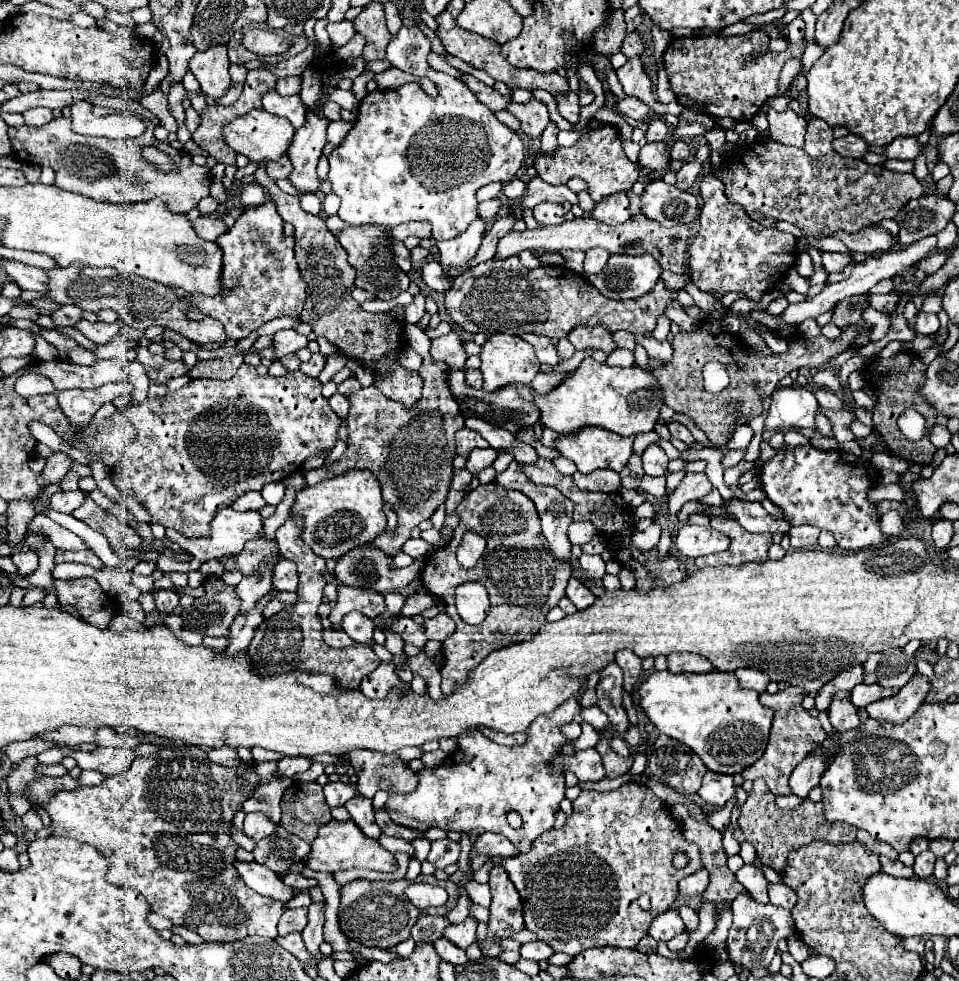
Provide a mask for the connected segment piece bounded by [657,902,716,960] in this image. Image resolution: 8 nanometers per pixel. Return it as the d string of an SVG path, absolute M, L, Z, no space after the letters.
M711 902L702 903L698 912L698 928L691 932L686 947L679 953L673 953L666 946L665 942L658 942L657 954L670 959L691 959L695 954L696 946L703 942L715 927L715 904Z

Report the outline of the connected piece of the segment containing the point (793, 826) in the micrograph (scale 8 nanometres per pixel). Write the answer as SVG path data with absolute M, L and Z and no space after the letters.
M754 780L754 788L742 806L742 814L738 818L740 828L746 834L746 840L756 848L758 858L762 864L770 866L776 872L782 872L786 868L786 856L790 850L798 850L814 840L824 840L830 844L840 842L854 842L856 840L856 828L844 822L828 822L824 818L822 802L810 802L808 798L794 810L782 810L774 802L774 794L766 786L764 780Z

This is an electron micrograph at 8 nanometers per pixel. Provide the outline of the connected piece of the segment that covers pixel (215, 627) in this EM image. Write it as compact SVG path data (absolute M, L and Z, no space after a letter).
M208 576L202 588L204 596L182 610L184 628L206 636L228 636L234 616L240 614L240 600L234 592L236 586L224 584L222 578Z

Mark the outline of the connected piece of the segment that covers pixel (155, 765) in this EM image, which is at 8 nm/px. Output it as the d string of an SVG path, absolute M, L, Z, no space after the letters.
M162 746L158 754L150 754L150 756L140 756L132 762L132 766L126 772L120 772L112 778L106 778L102 784L98 786L82 786L76 788L72 792L58 792L56 796L52 796L52 800L48 804L44 804L44 810L48 812L48 816L52 818L52 836L62 836L62 838L74 838L78 842L86 842L90 846L94 846L108 862L108 872L106 872L106 882L114 884L114 886L124 886L124 888L136 888L148 902L148 906L162 914L164 918L168 918L172 924L180 924L186 926L188 930L200 934L206 942L216 942L216 944L224 944L224 942L234 942L238 938L250 936L250 934L258 934L262 938L276 938L276 926L278 920L284 912L284 906L278 904L276 900L270 900L266 896L258 896L254 890L250 890L244 880L238 876L238 870L234 866L236 860L236 850L238 844L232 840L230 828L232 828L232 818L238 810L242 810L242 804L246 802L246 798L252 796L252 792L256 790L260 776L254 770L254 762L242 762L242 766L238 770L234 768L226 768L220 764L214 764L208 760L206 750L198 748L198 746Z

